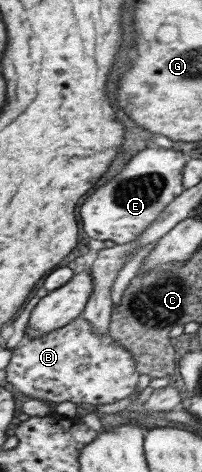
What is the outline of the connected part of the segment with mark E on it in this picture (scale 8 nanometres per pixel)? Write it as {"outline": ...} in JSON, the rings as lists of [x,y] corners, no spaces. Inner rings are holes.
{"outline":[[[173,149],[137,151],[119,173],[97,187],[79,207],[78,215],[87,237],[124,244],[139,236],[183,192],[181,178],[185,163],[185,157]]]}

